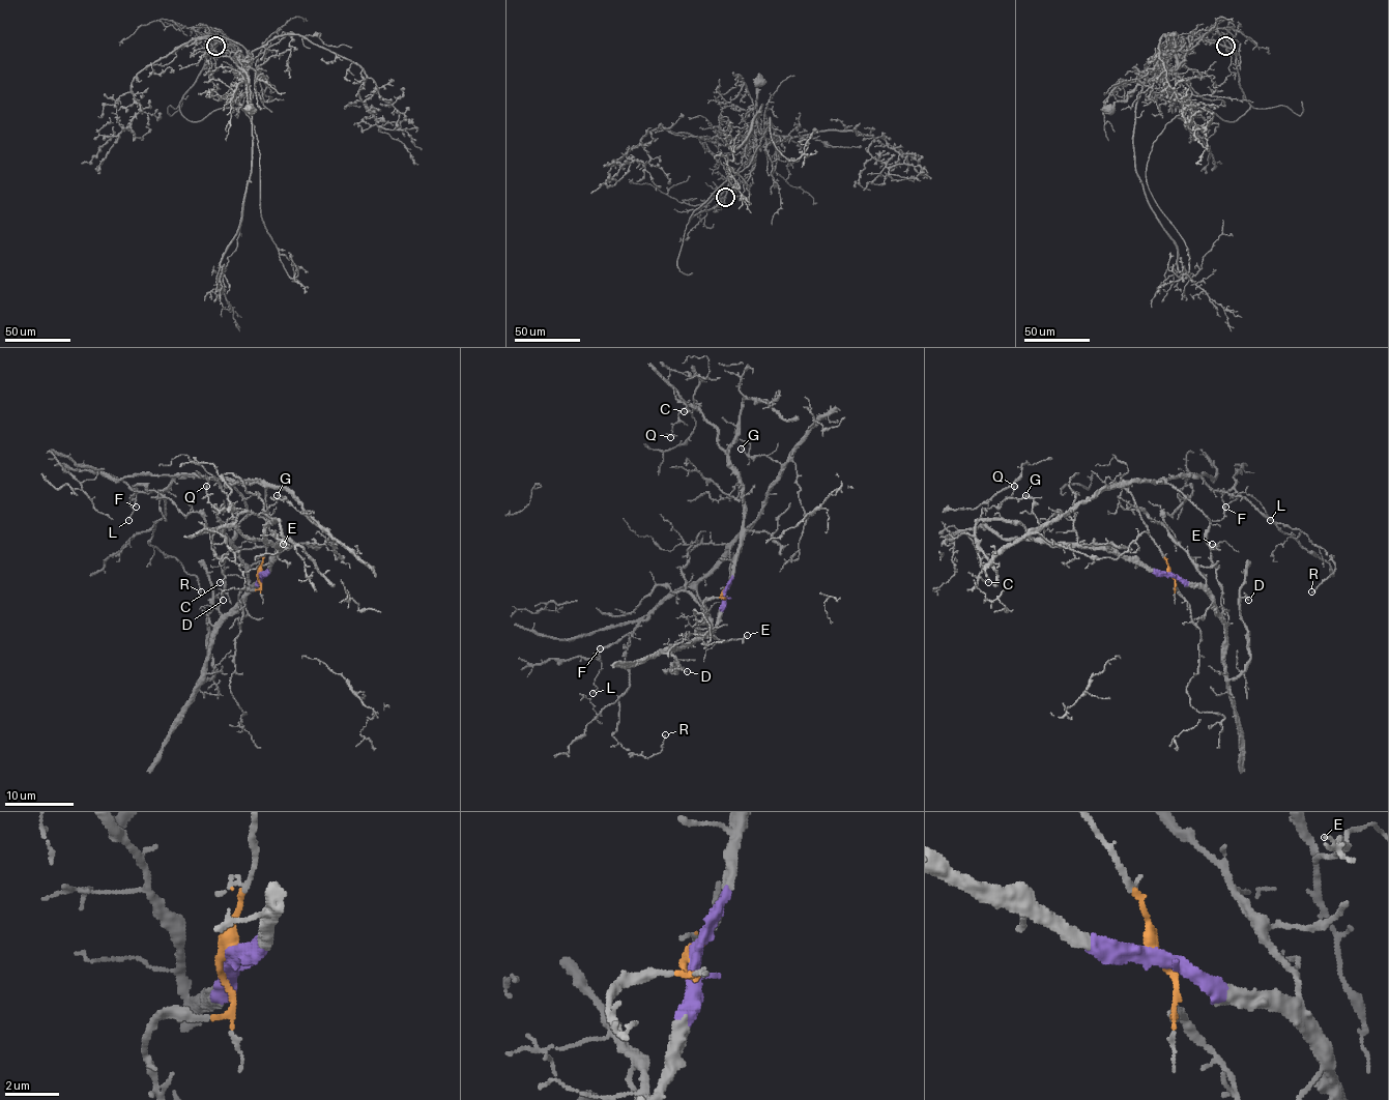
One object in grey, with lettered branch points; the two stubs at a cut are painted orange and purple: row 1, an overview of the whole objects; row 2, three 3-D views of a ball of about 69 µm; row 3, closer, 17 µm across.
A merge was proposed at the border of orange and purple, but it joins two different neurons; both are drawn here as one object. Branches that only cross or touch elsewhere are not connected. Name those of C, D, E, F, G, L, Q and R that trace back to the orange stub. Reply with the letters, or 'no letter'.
E, F, G, L, R

